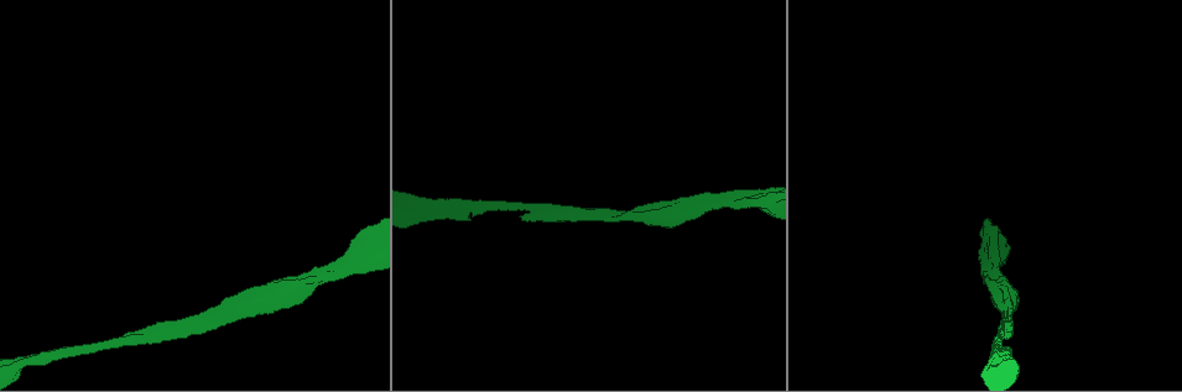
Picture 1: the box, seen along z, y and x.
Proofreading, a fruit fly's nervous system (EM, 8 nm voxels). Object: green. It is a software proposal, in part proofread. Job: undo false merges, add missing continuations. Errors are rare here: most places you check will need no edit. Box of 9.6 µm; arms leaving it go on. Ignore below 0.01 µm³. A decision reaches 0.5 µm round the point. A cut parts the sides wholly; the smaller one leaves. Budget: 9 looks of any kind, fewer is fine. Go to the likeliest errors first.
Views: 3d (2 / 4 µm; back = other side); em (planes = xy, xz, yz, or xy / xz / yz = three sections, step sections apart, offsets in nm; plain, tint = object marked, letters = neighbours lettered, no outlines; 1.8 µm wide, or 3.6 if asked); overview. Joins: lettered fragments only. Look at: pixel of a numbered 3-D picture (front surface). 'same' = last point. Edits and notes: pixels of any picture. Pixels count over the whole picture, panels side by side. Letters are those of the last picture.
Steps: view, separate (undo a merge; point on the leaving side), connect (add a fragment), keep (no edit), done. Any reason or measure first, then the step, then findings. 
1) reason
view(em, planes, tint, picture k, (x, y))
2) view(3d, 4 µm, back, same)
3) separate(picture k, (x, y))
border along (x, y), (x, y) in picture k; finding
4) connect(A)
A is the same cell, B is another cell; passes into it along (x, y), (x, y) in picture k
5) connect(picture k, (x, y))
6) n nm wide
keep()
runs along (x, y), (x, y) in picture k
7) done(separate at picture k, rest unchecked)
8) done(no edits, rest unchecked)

free end
view(3d, 2 µm, picture 1, (1010, 355))

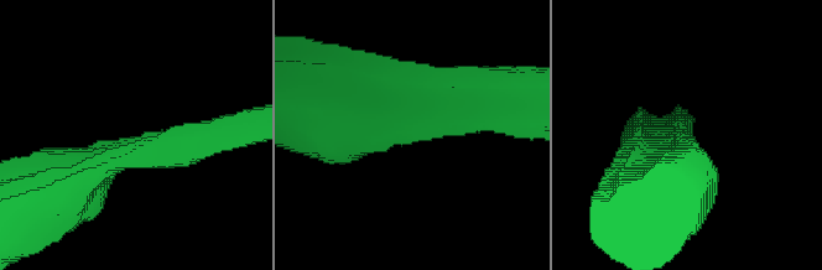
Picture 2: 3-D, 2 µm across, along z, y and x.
need the tissue
view(em, planes, letters, picture 2, (407, 143))

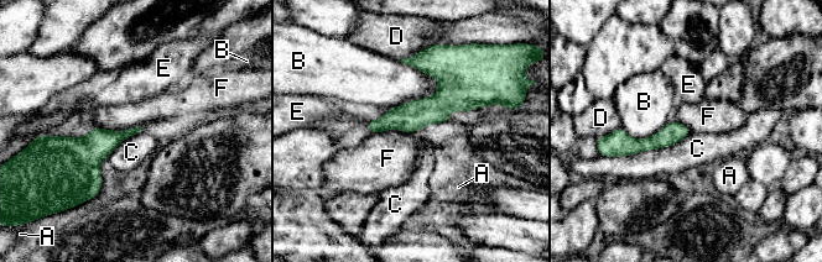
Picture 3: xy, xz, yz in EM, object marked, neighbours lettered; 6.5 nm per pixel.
110 nm wide
keep()
A, B, C, D, E and F are other cells; runs along (425, 57), (443, 93), (372, 129) in picture 3; no lettered fragment goes on from it

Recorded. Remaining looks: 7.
sudden change in width
view(em, 3.6 µm, yz, step 8, tint, picture 1, (299, 289))

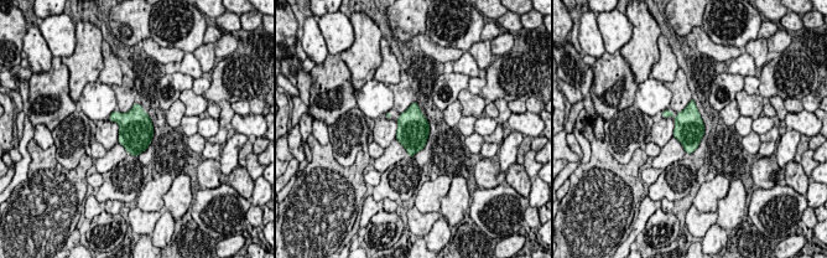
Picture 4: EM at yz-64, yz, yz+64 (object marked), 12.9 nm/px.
cut it another way
view(em, 3.6 µm, planes, letters, same)

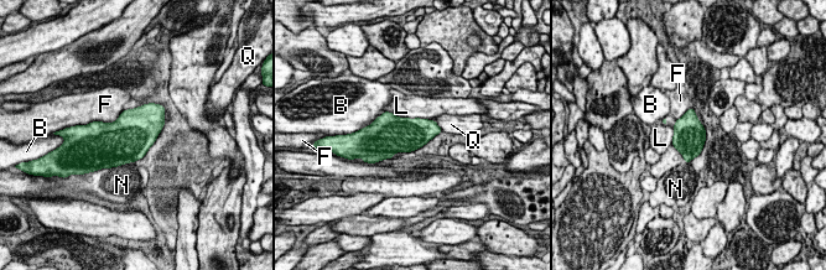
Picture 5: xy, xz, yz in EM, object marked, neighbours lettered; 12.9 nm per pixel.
keep()
B, F, L, N and Q are other cells; border along (384, 110), (400, 117), (431, 120) in picture 5; all the same neuron

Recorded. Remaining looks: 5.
thick turns thin
view(3d, 4 µm, picture 1, (220, 319))

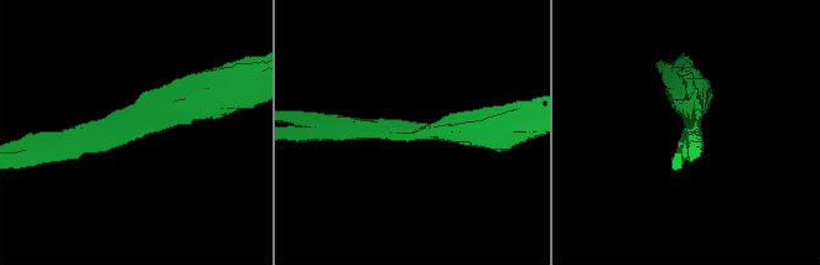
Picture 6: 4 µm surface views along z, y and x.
arms of 280, 360 nm; need the tissue
view(em, yz, step 4, letters, picture 6, (138, 128))

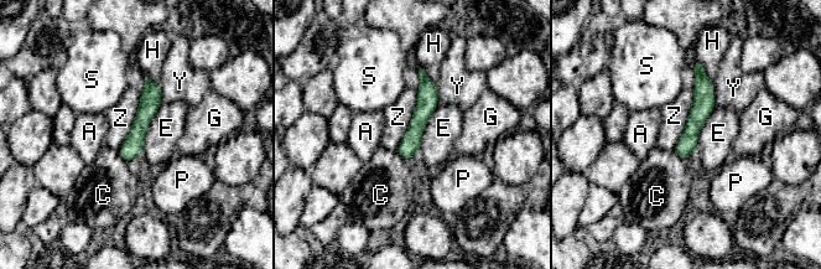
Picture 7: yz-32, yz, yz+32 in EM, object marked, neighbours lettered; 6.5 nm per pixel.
120 nm wide
keep()
A, C, E, G, H, P, S, Y and Z are other cells; border along (694, 88), (686, 128), (674, 150) in picture 7; continuous, no second neuron

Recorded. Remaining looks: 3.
branch stops here
view(3d, 4 µm, picture 1, (357, 237))

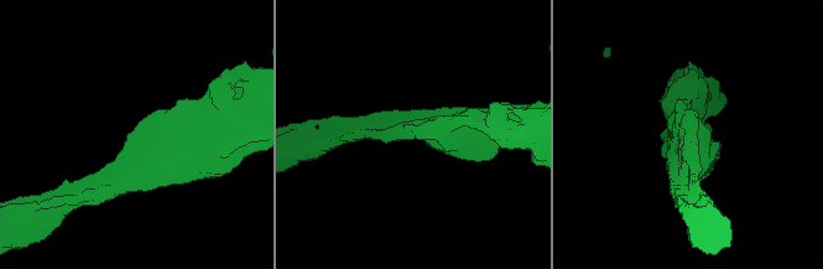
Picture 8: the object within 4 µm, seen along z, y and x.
view(em, 3.6 µm, planes, letters, picture 8, (414, 135))

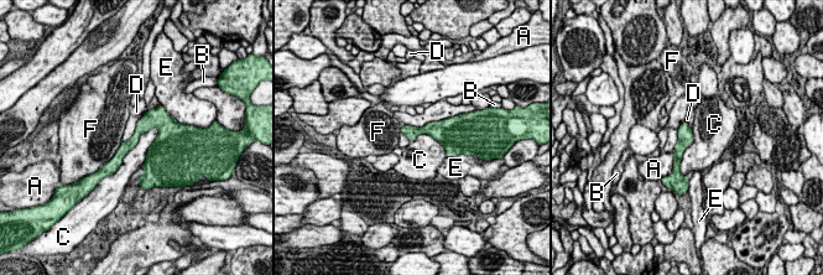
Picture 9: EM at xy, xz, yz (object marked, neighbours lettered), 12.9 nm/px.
keep()
A, B, C, D, E and F are other cells; runs along (171, 136), (146, 124), (112, 164) in picture 9; no lettered fragment goes on from it

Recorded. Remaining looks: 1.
done(no edits, rest unchecked)

